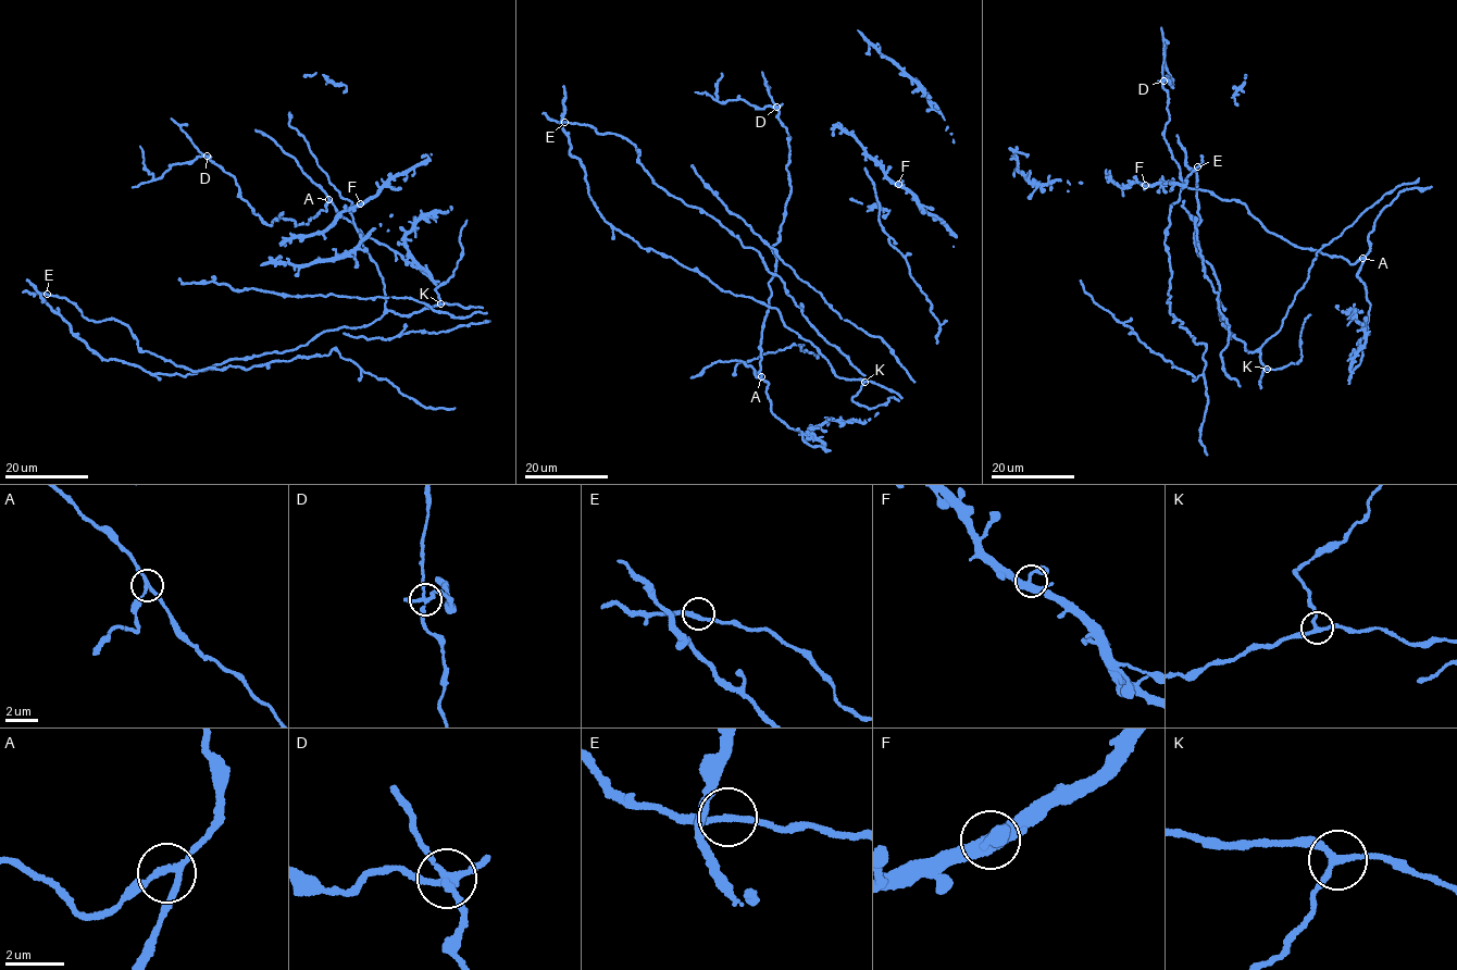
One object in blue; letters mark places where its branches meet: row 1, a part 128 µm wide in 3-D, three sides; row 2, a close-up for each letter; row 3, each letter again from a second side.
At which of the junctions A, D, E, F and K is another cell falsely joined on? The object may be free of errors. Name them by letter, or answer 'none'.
D

